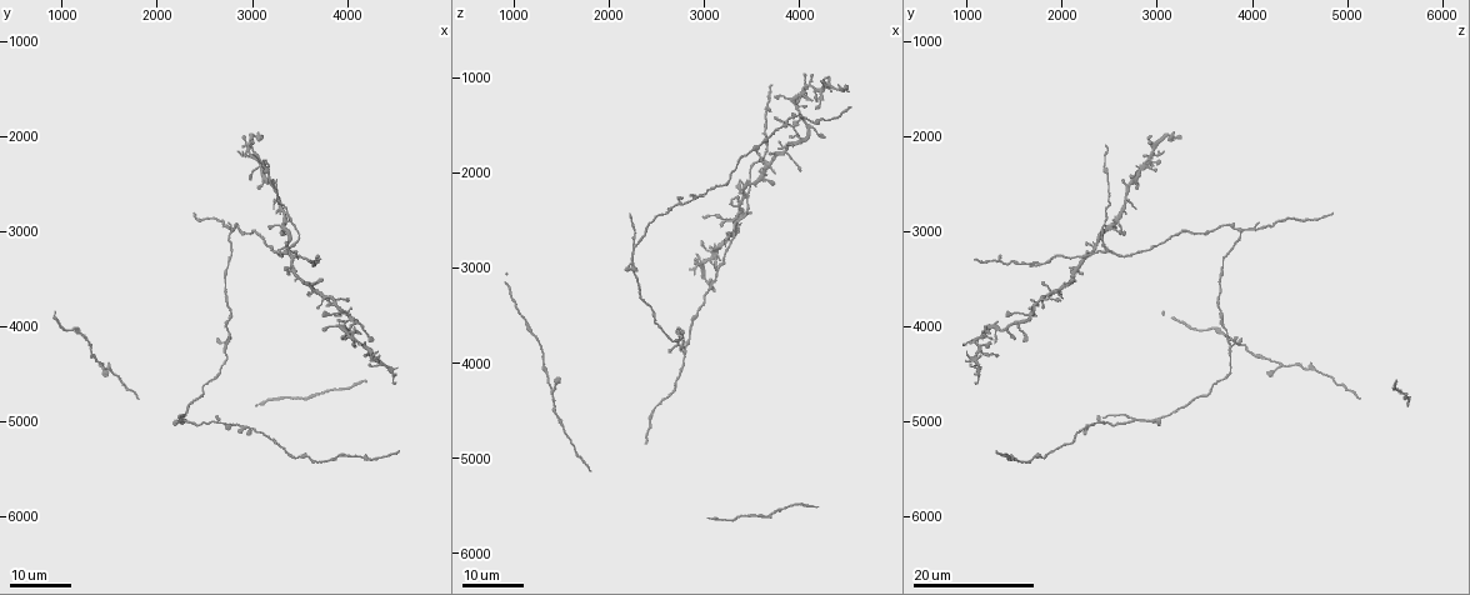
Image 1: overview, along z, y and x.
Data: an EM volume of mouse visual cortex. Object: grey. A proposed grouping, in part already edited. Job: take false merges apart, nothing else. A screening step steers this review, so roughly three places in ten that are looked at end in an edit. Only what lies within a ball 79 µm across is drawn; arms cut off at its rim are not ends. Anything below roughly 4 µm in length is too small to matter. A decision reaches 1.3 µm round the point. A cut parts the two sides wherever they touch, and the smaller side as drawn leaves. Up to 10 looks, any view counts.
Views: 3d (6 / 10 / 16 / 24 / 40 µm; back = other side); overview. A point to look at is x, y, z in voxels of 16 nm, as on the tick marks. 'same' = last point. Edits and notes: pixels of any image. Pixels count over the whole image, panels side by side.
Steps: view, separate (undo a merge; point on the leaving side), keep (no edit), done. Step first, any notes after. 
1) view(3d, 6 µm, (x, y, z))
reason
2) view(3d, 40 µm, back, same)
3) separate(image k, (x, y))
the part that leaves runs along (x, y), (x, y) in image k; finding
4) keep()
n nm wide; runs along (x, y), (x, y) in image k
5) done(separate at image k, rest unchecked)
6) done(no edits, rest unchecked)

view(3d, 16 µm, (1400, 4420, 4280))
side arm on a straight run

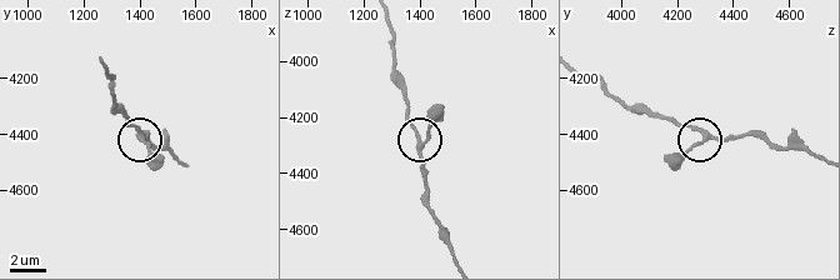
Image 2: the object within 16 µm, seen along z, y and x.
view(3d, 6 µm, (1400, 4400, 4310))

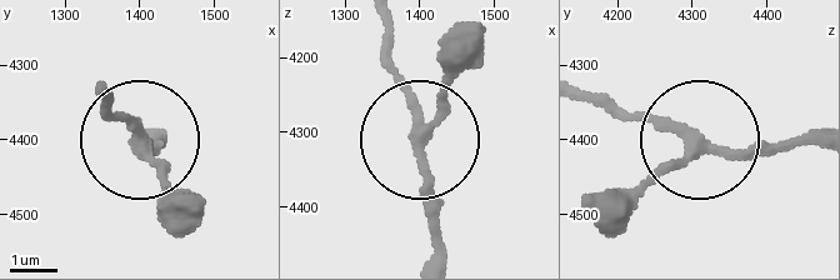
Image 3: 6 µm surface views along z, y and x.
keep()
210 nm wide; one neuron here

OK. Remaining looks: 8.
view(3d, 24 µm, (1340, 4260, 3980))
calibre changes

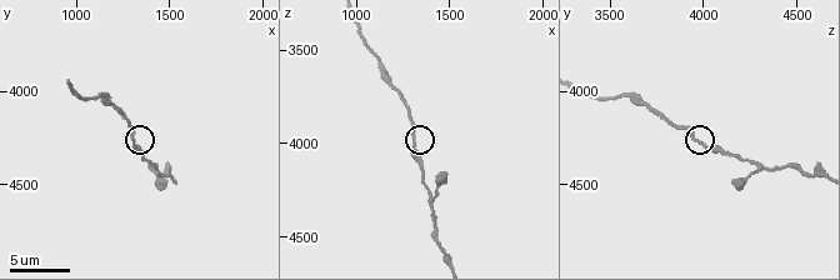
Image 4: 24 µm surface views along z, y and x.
view(3d, 10 µm, (1320, 4300, 4000))
closer look

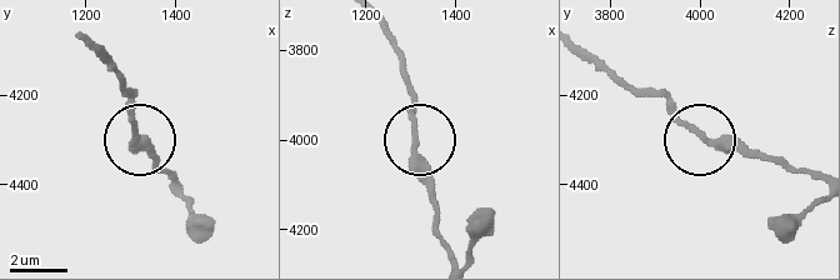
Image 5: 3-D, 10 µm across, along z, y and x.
keep()
continuous, no second neuron

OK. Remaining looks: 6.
view(3d, 16 µm, (2260, 4980, 2760))
two arms in line, one across

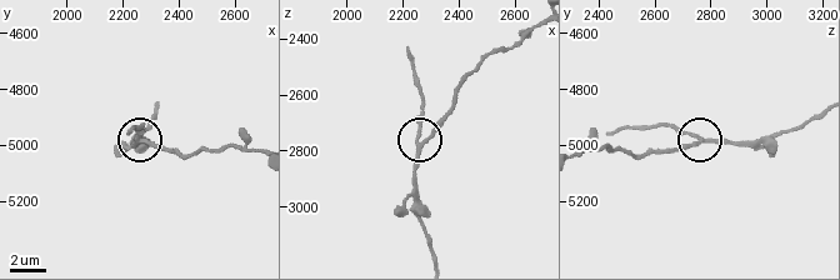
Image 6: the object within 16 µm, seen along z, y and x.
view(3d, 6 µm, (2280, 4970, 2760))
closer look

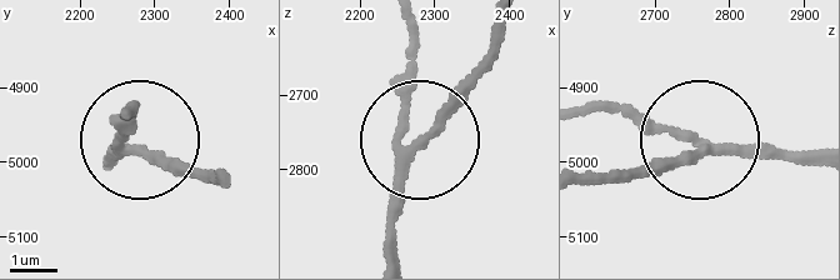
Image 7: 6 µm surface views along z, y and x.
keep()
200 nm wide; all the same neuron

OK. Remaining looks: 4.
view(3d, 24 µm, (3400, 3180, 2460))
side arm on a straight run

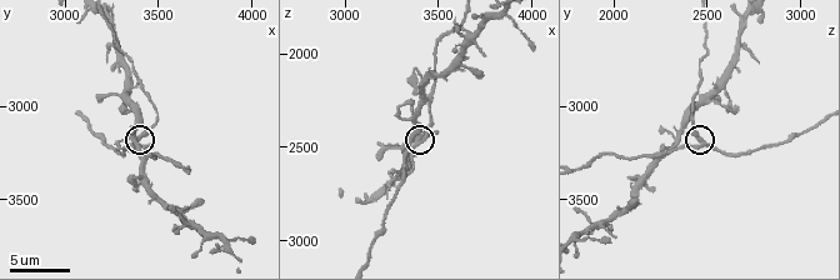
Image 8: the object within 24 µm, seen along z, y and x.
view(3d, 10 µm, (3380, 3180, 2460))

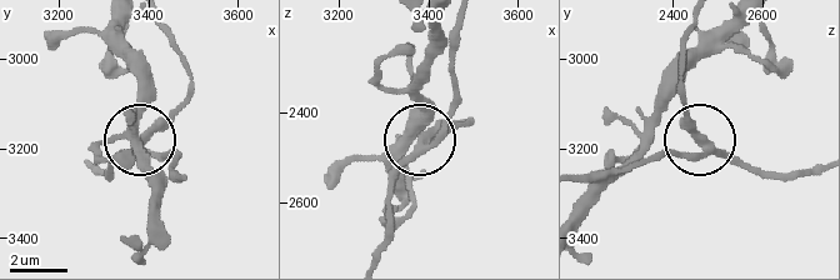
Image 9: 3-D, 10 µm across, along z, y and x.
keep()
3 arms; continuous, no second neuron

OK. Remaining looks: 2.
view(3d, 24 µm, (4000, 3860, 1640))
small branch off a trunk

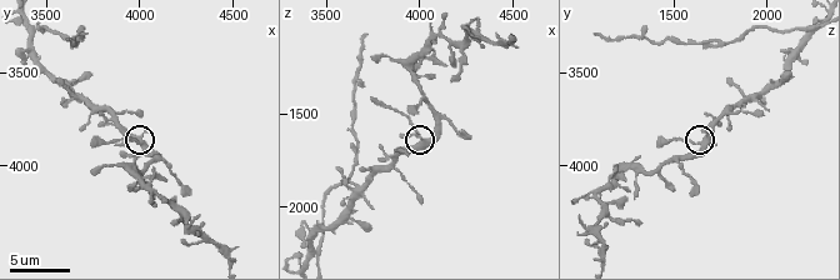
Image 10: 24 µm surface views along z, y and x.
view(3d, 10 µm, (4000, 3880, 1640))

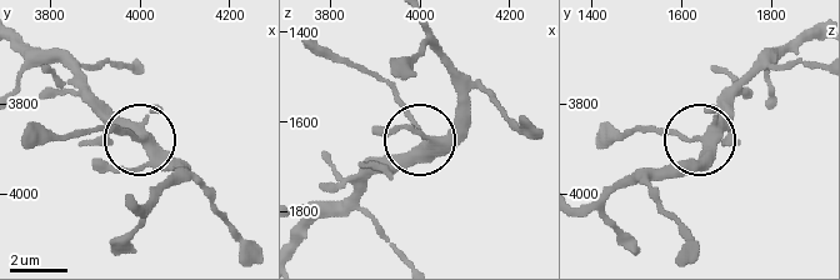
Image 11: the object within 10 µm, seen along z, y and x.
keep()
side arm 6 µm; runs along (26, 43), (63, 60), (141, 139), (131, 131), (86, 131) in image 11; continuous, no second neuron

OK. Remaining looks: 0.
done(no edits, rest unchecked)

